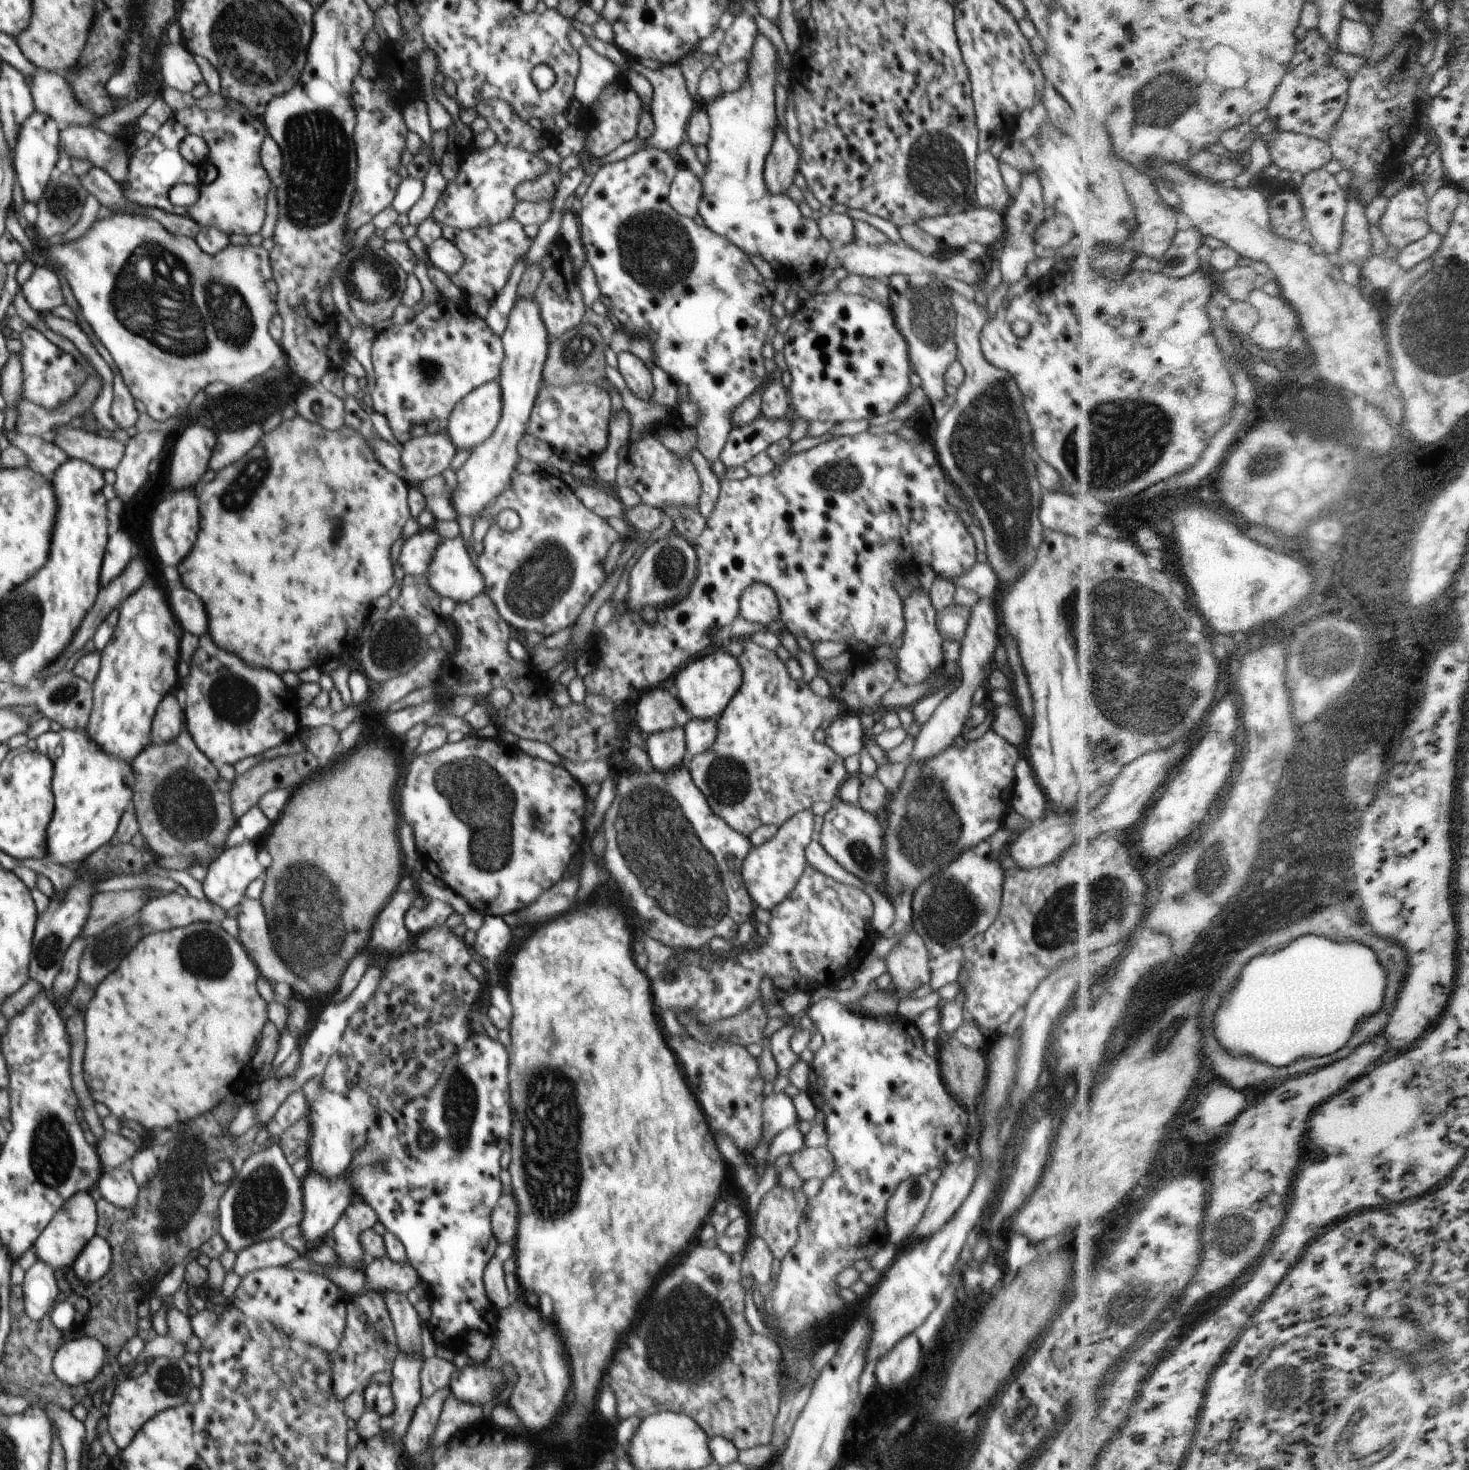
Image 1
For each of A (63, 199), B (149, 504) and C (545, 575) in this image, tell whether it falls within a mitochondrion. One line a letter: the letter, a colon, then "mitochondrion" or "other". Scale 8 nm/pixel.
A: mitochondrion
B: other
C: mitochondrion

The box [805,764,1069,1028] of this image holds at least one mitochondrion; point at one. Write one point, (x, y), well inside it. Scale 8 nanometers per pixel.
(929, 829)

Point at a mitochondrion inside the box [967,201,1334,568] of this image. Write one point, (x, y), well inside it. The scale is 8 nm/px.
(1127, 438)

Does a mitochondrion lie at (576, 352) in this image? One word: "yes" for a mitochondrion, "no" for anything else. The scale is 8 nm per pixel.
yes

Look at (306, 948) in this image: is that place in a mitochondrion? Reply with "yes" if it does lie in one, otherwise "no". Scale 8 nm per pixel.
yes

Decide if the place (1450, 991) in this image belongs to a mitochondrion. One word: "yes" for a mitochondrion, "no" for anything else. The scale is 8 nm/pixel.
no

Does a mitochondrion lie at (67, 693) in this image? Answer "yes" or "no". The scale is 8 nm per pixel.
yes

